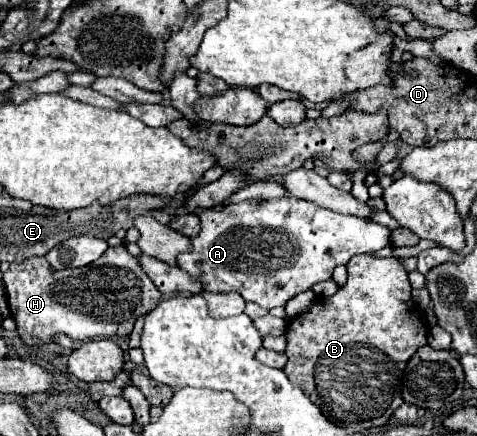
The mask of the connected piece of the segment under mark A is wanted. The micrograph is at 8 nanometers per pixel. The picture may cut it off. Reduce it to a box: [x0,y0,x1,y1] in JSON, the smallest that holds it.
[177,195,391,309]

